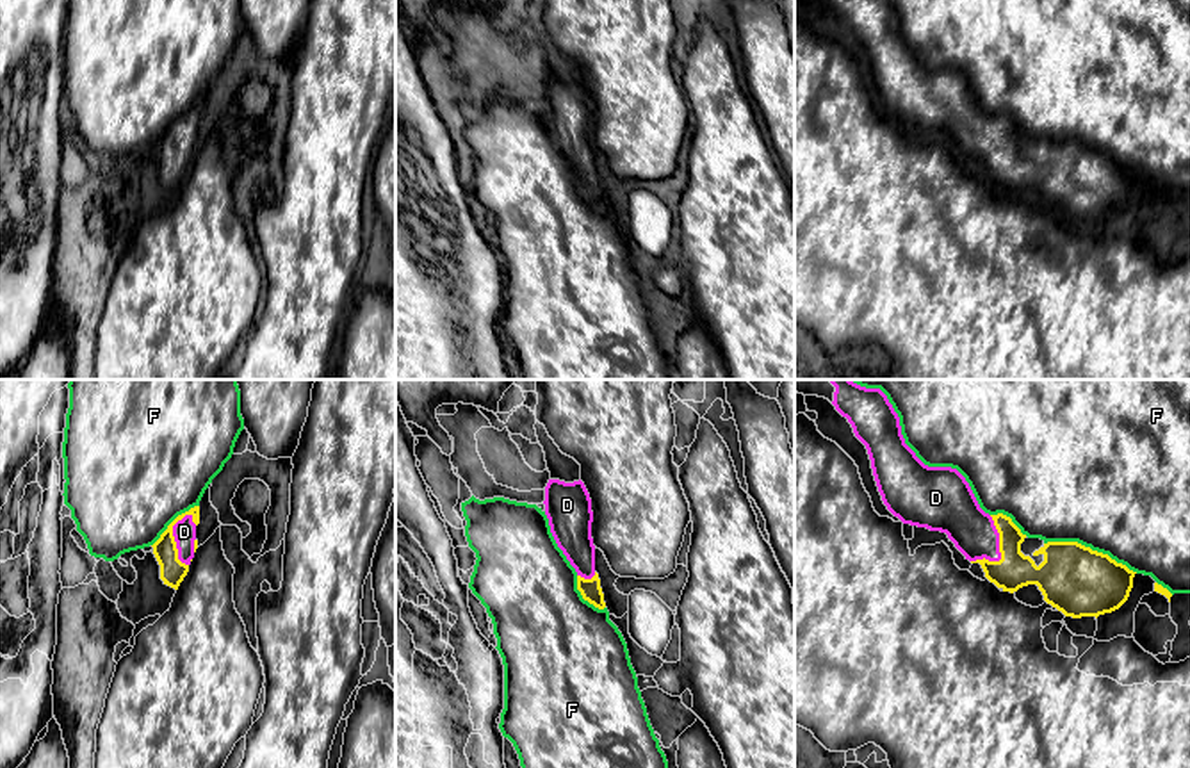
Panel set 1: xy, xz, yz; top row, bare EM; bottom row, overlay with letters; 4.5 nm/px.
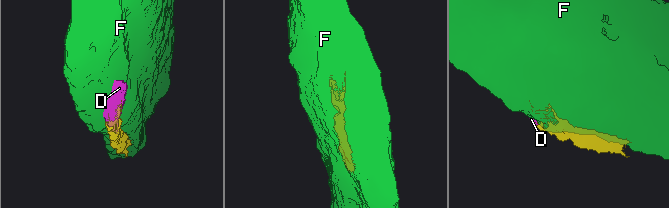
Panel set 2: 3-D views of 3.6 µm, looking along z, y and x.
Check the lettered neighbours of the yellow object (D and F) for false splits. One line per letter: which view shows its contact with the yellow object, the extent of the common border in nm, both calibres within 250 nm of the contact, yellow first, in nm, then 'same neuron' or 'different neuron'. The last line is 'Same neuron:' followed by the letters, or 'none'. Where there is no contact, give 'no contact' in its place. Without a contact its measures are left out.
D: meets yellow in yz; contact 240 nm long; 160 nm thick on the yellow side, 200 nm on the other; same neuron
F: meets yellow in yz; contact 440 nm long; 320 nm thick on the yellow side, 500 nm on the other; different neuron
Same neuron: D

